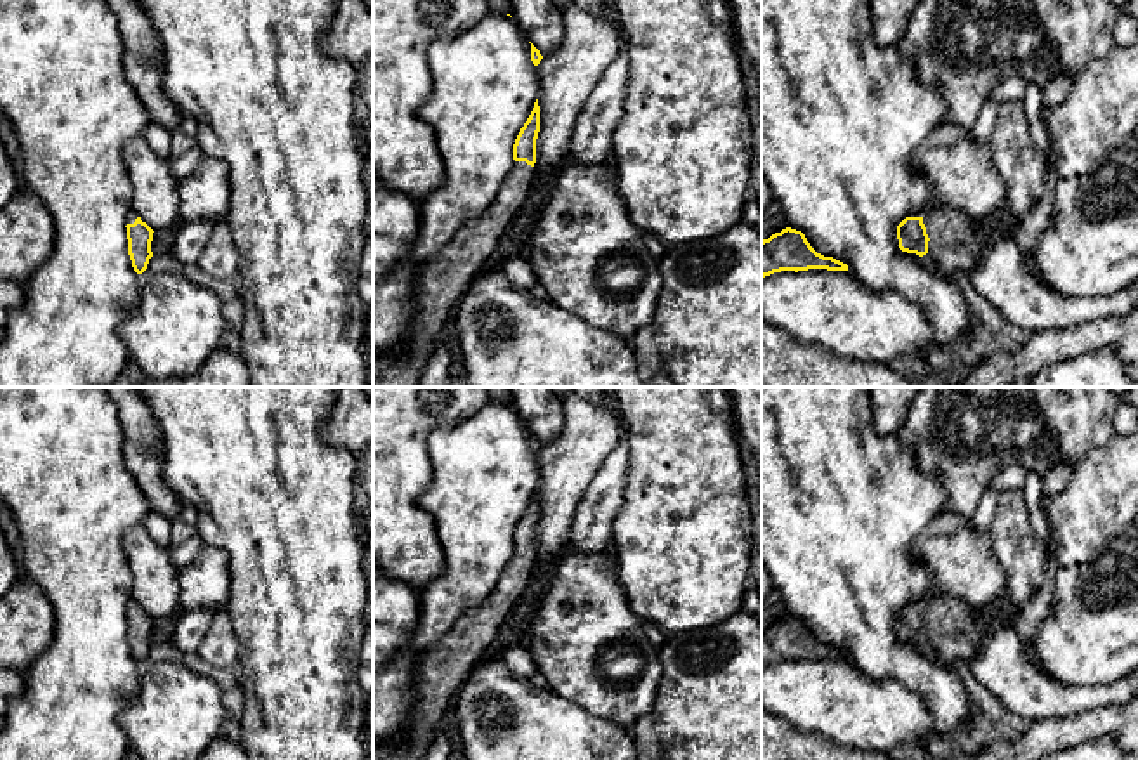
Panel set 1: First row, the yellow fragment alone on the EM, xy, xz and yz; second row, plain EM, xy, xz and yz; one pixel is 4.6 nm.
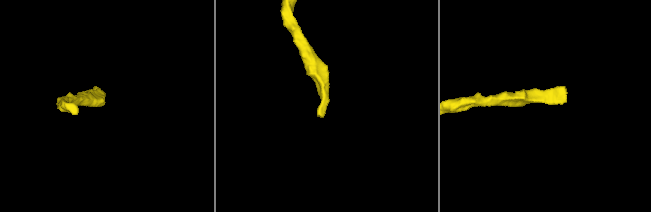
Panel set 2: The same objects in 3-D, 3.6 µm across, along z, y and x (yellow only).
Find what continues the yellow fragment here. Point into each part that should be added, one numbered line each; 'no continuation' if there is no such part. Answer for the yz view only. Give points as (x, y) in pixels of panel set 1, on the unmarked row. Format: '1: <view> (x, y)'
1: yz (954, 634)

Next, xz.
1: xz (443, 670)

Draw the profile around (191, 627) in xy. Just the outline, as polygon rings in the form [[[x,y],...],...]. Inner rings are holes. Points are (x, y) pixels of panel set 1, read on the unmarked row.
[[[213,609],[179,613],[170,644],[184,652],[196,651],[203,637],[206,635],[215,613],[217,611]]]

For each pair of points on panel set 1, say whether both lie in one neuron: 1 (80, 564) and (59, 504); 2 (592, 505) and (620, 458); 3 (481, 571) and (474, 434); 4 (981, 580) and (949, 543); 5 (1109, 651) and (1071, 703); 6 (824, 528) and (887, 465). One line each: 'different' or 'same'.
1: same
2: same
3: same
4: same
5: different
6: same

